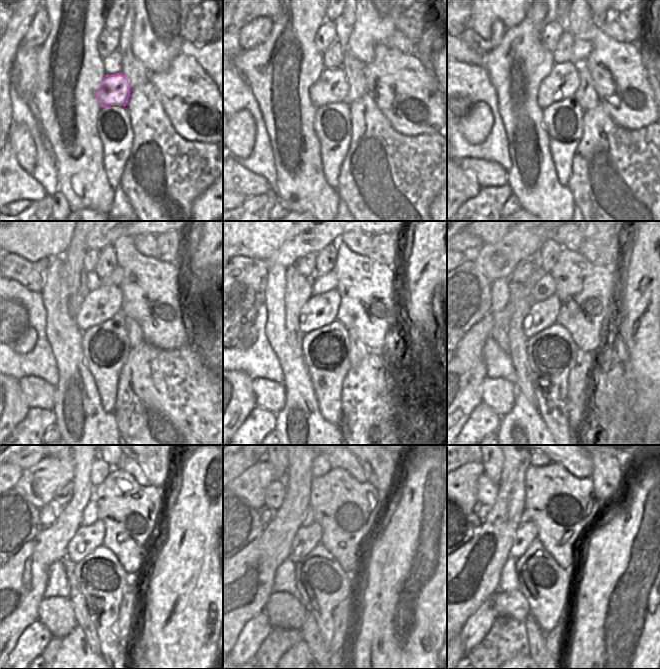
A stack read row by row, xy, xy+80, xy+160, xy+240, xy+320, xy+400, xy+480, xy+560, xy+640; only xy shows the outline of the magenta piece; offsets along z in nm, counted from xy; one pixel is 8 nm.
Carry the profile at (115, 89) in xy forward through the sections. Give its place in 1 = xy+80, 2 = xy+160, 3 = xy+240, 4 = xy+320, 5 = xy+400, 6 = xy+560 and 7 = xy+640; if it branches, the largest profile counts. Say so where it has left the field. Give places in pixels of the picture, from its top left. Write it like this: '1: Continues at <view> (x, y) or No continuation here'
1: Continues at xy+80 (332, 86)
2: Continues at xy+160 (560, 83)
3: Continues at xy+240 (105, 302)
4: Continues at xy+320 (321, 310)
5: Continues at xy+400 (541, 315)
6: Continues at xy+560 (306, 538)
7: Continues at xy+640 (525, 534)

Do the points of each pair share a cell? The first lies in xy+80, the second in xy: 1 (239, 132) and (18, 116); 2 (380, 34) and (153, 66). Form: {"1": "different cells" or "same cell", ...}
{"1": "different cells", "2": "same cell"}

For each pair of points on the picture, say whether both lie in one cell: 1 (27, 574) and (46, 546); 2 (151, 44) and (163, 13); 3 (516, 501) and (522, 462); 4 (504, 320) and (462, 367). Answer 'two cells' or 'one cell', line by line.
1: one cell
2: one cell
3: one cell
4: one cell

